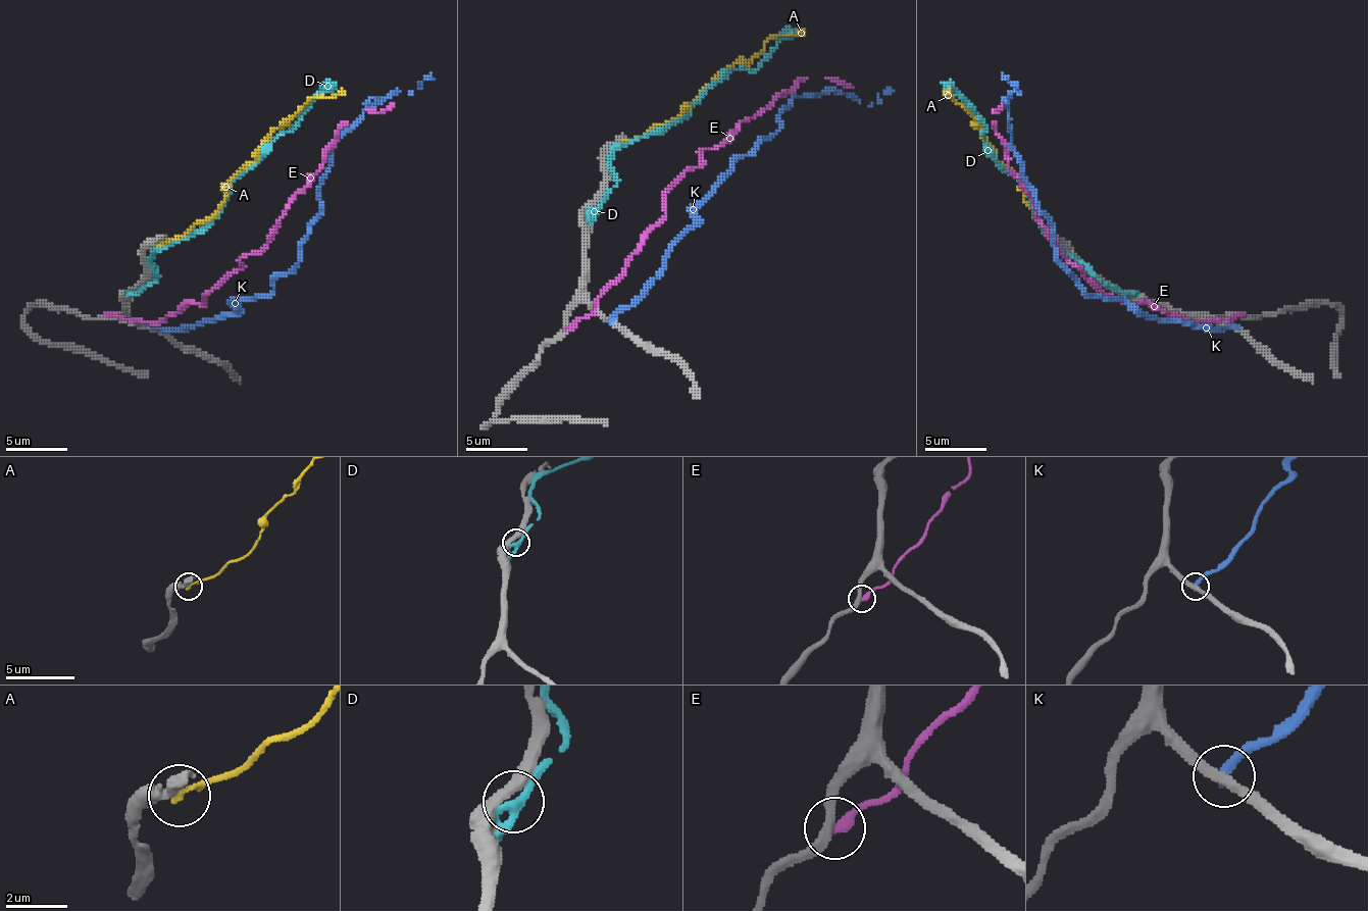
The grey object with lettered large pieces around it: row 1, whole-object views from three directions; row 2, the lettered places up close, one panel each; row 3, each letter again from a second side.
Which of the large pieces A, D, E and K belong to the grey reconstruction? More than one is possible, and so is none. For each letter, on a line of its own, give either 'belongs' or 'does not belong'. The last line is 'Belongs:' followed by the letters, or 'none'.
A: does not belong
D: does not belong
E: does not belong
K: does not belong
Belongs: none

